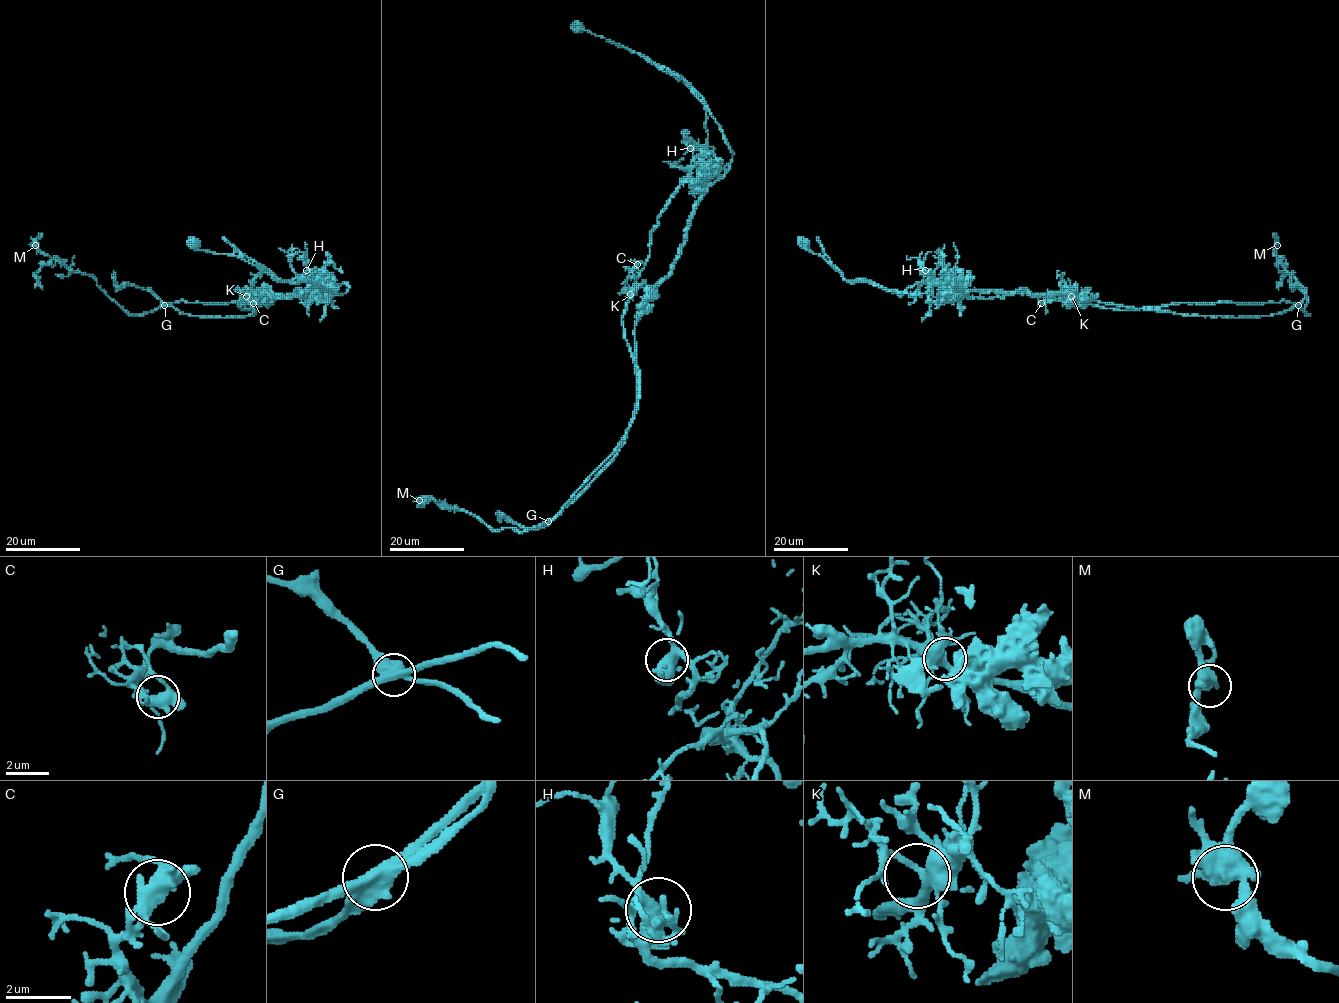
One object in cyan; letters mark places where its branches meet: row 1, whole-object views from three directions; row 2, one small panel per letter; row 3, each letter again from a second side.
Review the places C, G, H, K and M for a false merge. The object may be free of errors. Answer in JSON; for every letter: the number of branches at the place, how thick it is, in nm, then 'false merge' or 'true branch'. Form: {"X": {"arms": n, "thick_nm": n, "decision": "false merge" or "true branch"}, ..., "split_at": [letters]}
{"C": {"arms": 4, "thick_nm": 440, "decision": "true branch"}, "G": {"arms": 4, "thick_nm": 480, "decision": "false merge"}, "H": {"arms": 4, "thick_nm": 400, "decision": "true branch"}, "K": {"arms": 4, "thick_nm": 360, "decision": "true branch"}, "M": {"arms": 4, "thick_nm": 440, "decision": "true branch"}, "split_at": ["G"]}

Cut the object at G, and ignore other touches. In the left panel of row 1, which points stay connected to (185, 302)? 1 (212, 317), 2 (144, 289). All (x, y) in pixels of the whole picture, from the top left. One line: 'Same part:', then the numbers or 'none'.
Same part: none

